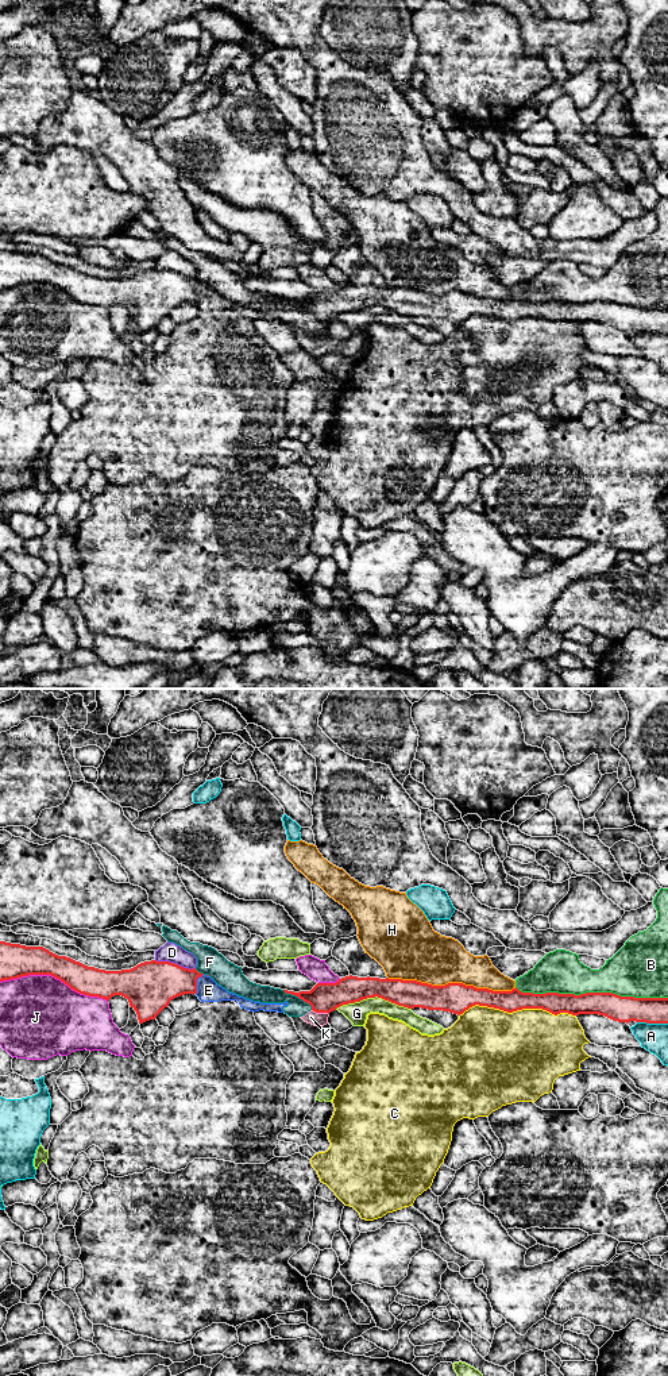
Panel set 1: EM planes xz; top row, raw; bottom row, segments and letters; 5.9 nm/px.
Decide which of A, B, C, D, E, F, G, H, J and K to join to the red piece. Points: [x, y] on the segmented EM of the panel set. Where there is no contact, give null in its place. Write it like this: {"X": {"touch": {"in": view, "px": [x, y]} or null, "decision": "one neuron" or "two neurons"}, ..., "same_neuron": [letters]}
{"A": {"touch": {"in": "xz", "px": [652, 1022]}, "decision": "two neurons"}, "B": {"touch": {"in": "xz", "px": [591, 993]}, "decision": "two neurons"}, "C": {"touch": {"in": "xz", "px": [517, 1009]}, "decision": "two neurons"}, "D": {"touch": {"in": "xz", "px": [176, 964]}, "decision": "two neurons"}, "E": {"touch": {"in": "xz", "px": [196, 985]}, "decision": "two neurons"}, "F": {"touch": {"in": "xz", "px": [298, 997]}, "decision": "two neurons"}, "G": {"touch": {"in": "xz", "px": [373, 997]}, "decision": "two neurons"}, "H": {"touch": {"in": "xz", "px": [452, 983]}, "decision": "two neurons"}, "J": {"touch": {"in": "xz", "px": [54, 976]}, "decision": "two neurons"}, "K": {"touch": {"in": "xz", "px": [320, 1012]}, "decision": "two neurons"}, "same_neuron": []}

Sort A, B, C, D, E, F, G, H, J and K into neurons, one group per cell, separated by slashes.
A / B / C / D / E / F K / G / H / J

